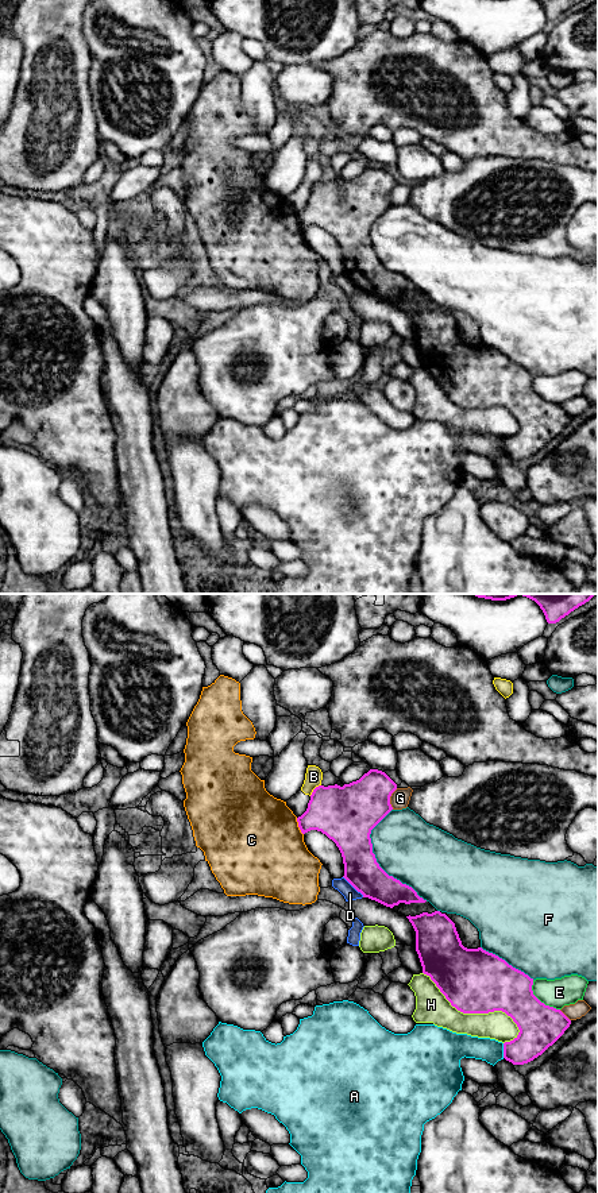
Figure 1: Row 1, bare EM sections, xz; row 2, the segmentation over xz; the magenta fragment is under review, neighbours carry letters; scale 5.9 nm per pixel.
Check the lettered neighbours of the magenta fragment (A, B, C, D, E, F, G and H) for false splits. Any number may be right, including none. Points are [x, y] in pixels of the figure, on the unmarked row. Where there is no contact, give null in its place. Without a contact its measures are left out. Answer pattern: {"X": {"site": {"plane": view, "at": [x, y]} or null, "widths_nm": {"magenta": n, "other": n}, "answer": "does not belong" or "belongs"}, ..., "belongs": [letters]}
{"A": {"site": {"plane": "xz", "at": [504, 446]}, "widths_nm": {"magenta": 240, "other": 140}, "answer": "does not belong"}, "B": {"site": {"plane": "xz", "at": [313, 185]}, "widths_nm": {"magenta": 340, "other": 110}, "answer": "does not belong"}, "C": {"site": {"plane": "xz", "at": [298, 222]}, "widths_nm": {"magenta": 300, "other": 500}, "answer": "does not belong"}, "D": {"site": {"plane": "xz", "at": [354, 282]}, "widths_nm": {"magenta": 200, "other": 90}, "answer": "does not belong"}, "E": {"site": {"plane": "xz", "at": [539, 396]}, "widths_nm": {"magenta": 280, "other": 170}, "answer": "does not belong"}, "F": {"site": {"plane": "xz", "at": [375, 257]}, "widths_nm": {"magenta": 240, "other": 380}, "answer": "does not belong"}, "G": {"site": {"plane": "xz", "at": [389, 195]}, "widths_nm": {"magenta": 320, "other": 110}, "answer": "does not belong"}, "H": {"site": {"plane": "xz", "at": [474, 408]}, "widths_nm": {"magenta": 380, "other": 180}, "answer": "does not belong"}, "belongs": []}

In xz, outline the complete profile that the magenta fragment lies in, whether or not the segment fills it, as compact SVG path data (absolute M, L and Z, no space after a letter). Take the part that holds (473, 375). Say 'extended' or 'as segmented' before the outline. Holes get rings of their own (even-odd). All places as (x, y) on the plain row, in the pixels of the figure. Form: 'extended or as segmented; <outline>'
as segmented; M440 306L406 312L416 327L416 347L423 368L429 371L445 394L463 409L502 406L513 414L520 428L504 439L504 453L524 460L541 451L570 422L571 416L553 402L541 398L532 386L533 374L498 351L462 340L455 318Z

